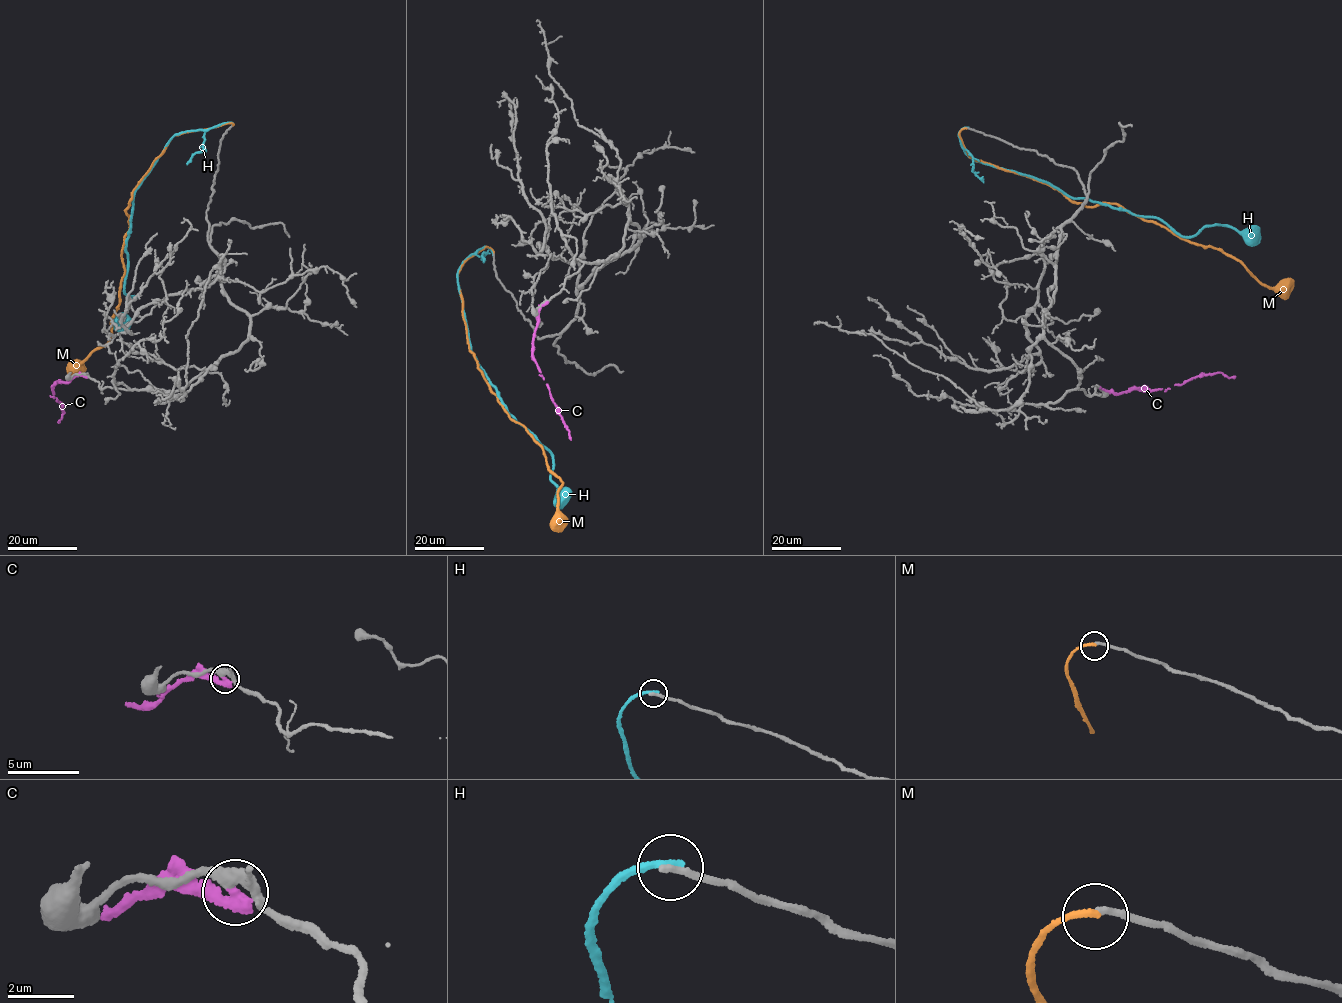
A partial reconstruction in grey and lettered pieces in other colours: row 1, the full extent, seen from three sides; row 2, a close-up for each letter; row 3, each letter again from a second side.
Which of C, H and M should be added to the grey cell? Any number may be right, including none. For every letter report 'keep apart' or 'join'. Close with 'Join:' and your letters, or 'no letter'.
C: keep apart
H: keep apart
M: keep apart
Join: no letter

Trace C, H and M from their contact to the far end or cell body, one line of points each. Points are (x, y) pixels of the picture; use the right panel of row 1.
C: (1098, 386), (1120, 394), (1134, 389), (1146, 392), (1168, 389), (1192, 377), (1217, 372), (1230, 378), (1235, 376)
H: (967, 127), (958, 133), (976, 160), (1073, 197), (1153, 217), (1184, 236), (1216, 225), (1258, 242)
M: (966, 128), (959, 132), (963, 144), (977, 161), (1088, 206), (1114, 203), (1222, 250), (1263, 284), (1293, 281)

